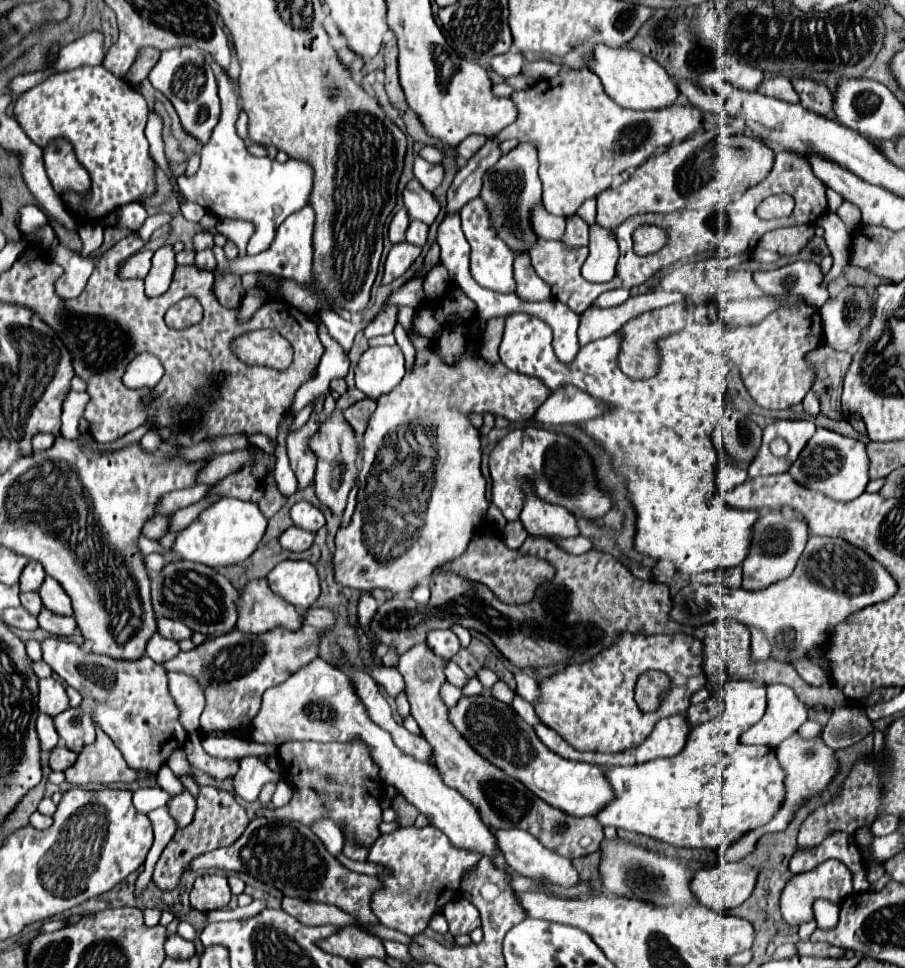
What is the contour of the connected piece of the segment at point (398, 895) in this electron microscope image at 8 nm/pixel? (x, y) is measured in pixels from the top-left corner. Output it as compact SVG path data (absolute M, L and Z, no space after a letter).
M433 825L423 829L401 827L393 833L381 835L369 849L369 861L383 863L393 869L391 877L381 877L383 889L371 901L373 913L381 925L397 929L405 935L417 935L427 927L431 915L439 913L447 901L457 897L459 881L467 869L473 869L481 857L477 853L455 849L447 835Z

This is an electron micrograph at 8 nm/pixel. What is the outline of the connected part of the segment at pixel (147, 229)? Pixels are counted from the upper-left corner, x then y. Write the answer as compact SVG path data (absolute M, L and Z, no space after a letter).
M159 212L155 215L148 216L147 221L143 223L143 227L139 229L139 231L135 231L135 235L139 237L139 239L143 239L143 241L149 241L149 237L151 237L152 233L168 224L172 219L172 215L168 212Z

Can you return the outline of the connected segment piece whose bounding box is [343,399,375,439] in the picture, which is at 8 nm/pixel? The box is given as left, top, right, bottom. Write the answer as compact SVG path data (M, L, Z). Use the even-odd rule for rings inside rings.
M361 399L361 401L353 403L351 407L347 407L347 409L343 411L345 421L351 425L353 433L355 433L359 439L363 437L365 427L367 427L367 421L369 421L369 417L371 417L373 411L375 411L375 401L371 401L371 399Z

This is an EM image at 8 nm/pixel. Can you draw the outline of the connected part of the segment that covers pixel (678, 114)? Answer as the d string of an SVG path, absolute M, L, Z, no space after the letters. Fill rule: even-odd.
M561 71L551 79L541 79L521 91L511 93L509 97L515 101L517 119L507 125L503 131L493 135L495 141L517 139L519 143L529 143L539 153L539 179L543 183L543 205L553 215L575 215L585 199L597 197L611 185L611 177L623 173L629 167L639 167L649 159L657 149L667 147L675 141L683 141L687 135L701 127L701 111L697 107L679 107L669 105L659 111L631 111L615 105L601 87L599 77L589 71Z

